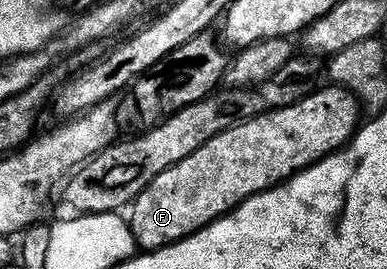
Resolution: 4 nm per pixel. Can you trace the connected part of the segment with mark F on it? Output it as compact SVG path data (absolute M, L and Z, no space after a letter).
M329 84L323 90L311 89L296 102L289 102L287 106L275 106L263 109L261 112L243 117L243 122L227 125L216 136L212 136L204 144L196 148L184 160L164 168L160 176L153 178L143 190L134 197L128 207L128 225L135 243L143 251L156 250L159 246L169 246L171 242L178 242L195 234L203 226L207 226L214 219L229 214L234 207L240 205L246 198L258 194L269 186L277 186L285 182L299 170L304 170L318 162L327 154L342 149L354 136L360 125L358 110L360 103L345 86Z

